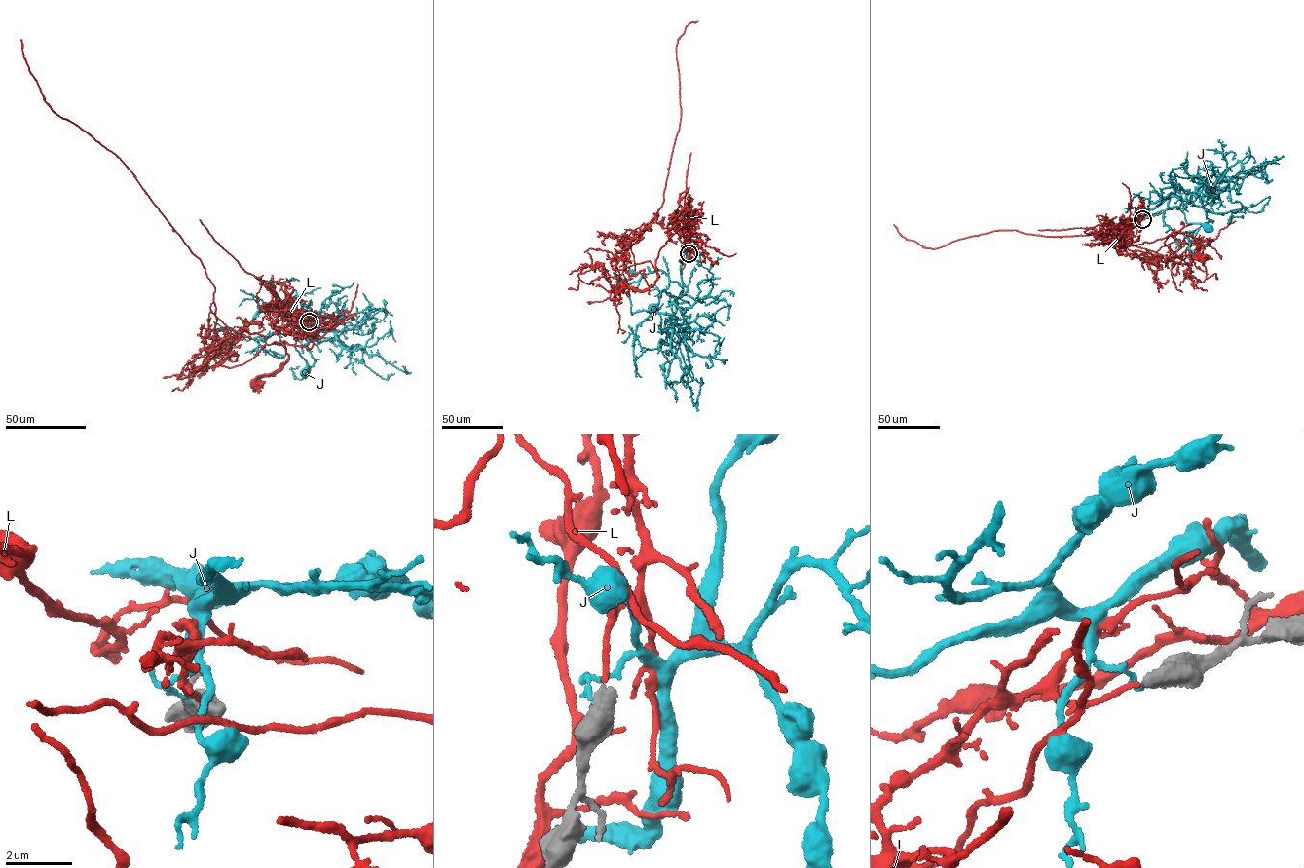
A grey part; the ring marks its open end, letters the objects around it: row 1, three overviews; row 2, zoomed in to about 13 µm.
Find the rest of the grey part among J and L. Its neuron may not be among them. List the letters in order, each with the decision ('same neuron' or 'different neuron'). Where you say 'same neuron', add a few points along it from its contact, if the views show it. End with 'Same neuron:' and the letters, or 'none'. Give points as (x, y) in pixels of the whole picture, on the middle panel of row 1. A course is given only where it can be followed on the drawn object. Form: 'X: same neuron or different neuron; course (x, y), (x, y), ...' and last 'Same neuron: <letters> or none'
J: different neuron
L: same neuron; course (688, 253), (689, 243), (681, 234), (689, 232), (684, 225), (660, 247), (654, 284), (641, 290), (621, 286)
Same neuron: L

